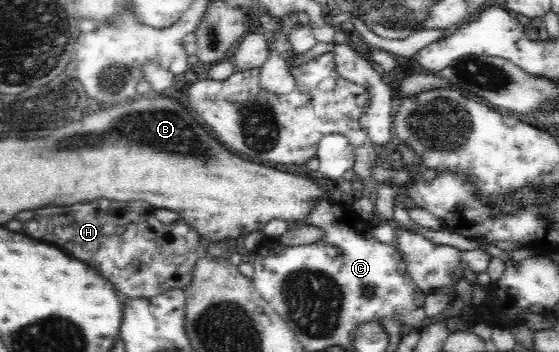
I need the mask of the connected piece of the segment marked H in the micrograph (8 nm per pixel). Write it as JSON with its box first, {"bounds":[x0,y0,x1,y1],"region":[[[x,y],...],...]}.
{"bounds":[21,199,209,298],"region":[[[106,199],[72,206],[49,206],[35,210],[37,216],[33,218],[33,222],[23,224],[21,232],[39,242],[43,240],[42,243],[55,246],[69,257],[87,265],[110,282],[114,292],[122,298],[151,298],[169,289],[187,287],[193,275],[195,260],[206,256],[205,249],[209,243],[201,241],[199,235],[181,221],[173,225],[161,224],[155,219],[155,210],[142,201],[123,204]]]}

